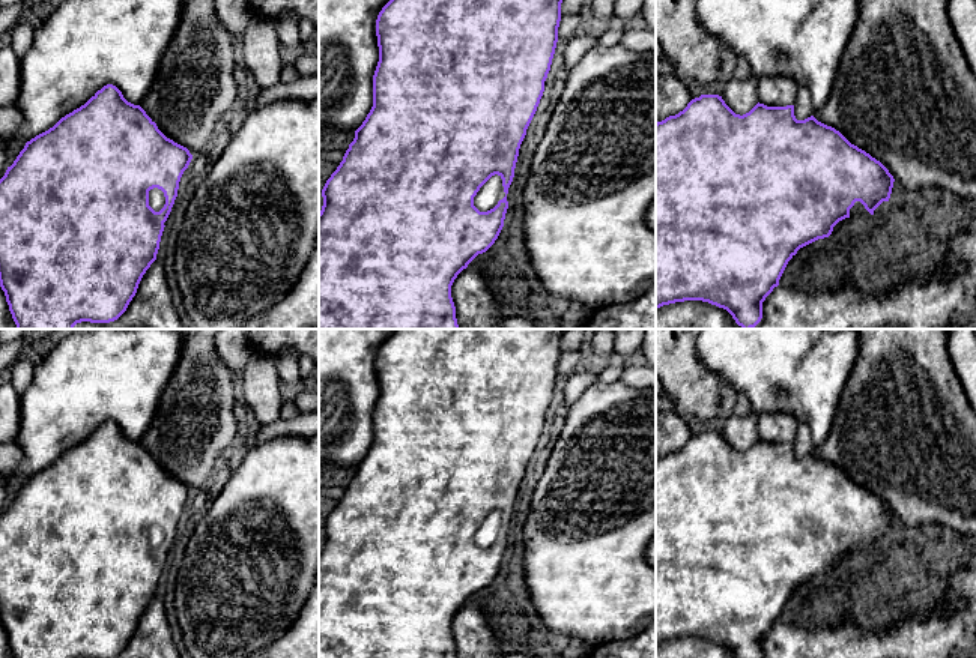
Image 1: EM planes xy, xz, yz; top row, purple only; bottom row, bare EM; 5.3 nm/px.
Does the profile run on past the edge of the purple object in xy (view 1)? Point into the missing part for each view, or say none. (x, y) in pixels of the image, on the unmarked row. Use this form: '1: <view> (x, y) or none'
1: xy (157, 537)

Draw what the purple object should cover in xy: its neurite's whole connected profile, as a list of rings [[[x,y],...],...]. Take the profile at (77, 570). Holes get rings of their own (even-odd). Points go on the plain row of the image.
[[[107,421],[84,442],[62,454],[53,464],[26,479],[0,515],[0,623],[14,658],[114,658],[128,644],[138,620],[156,596],[161,572],[177,533],[179,518],[188,505],[189,487],[167,475],[140,442],[128,439],[122,428]]]

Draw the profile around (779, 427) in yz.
[[[761,413],[756,421],[758,439],[767,443],[794,442],[799,421],[790,413]]]

